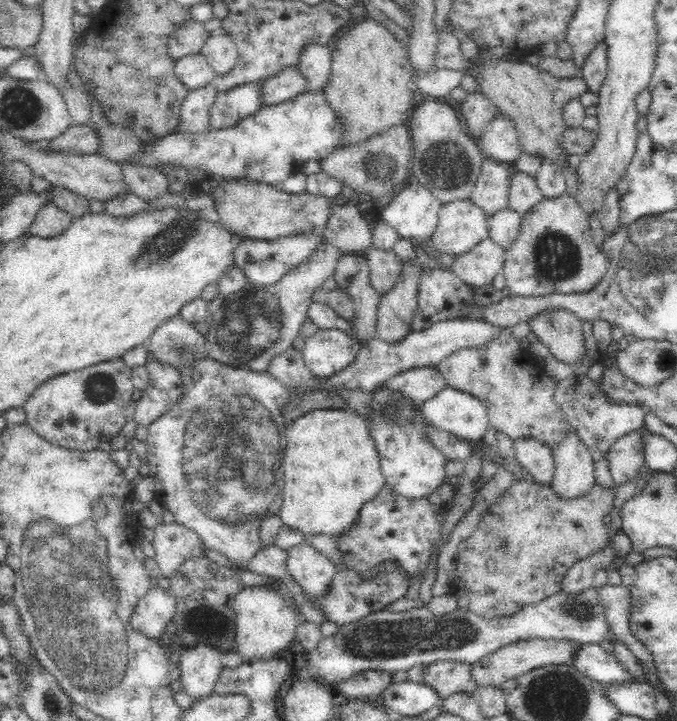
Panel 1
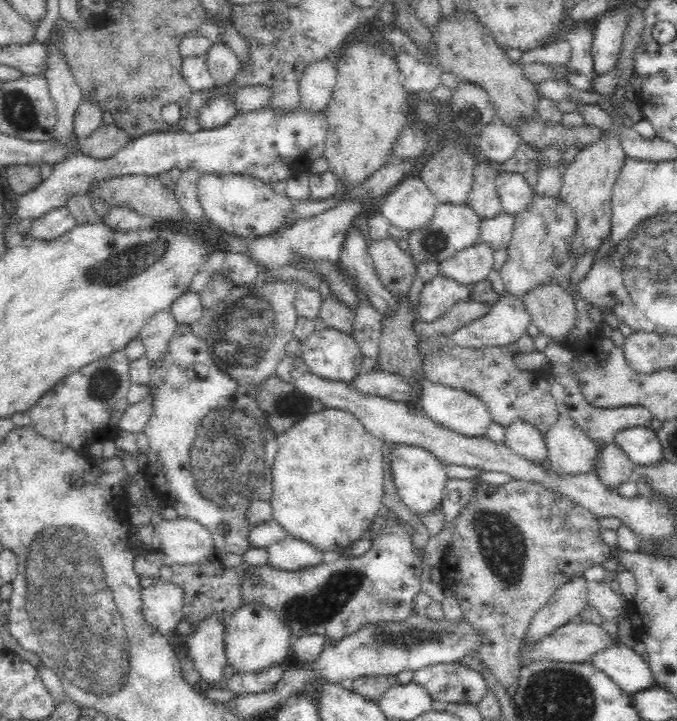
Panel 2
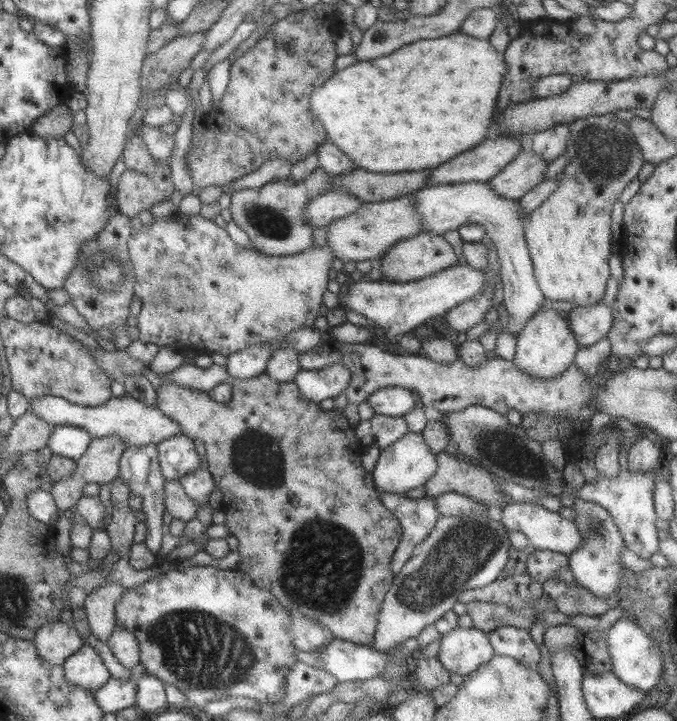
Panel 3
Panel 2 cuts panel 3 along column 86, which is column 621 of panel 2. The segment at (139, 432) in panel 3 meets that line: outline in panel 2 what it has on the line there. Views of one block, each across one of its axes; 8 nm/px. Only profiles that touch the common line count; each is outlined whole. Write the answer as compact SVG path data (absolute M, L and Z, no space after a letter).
M560 369L557 375L549 380L551 395L556 401L558 412L562 415L568 415L599 448L612 443L616 432L622 432L622 430L634 426L646 427L651 421L651 412L642 406L619 406L616 408L596 408L592 406L592 404L582 396L582 391L580 391L579 386L577 386L576 379L572 373Z

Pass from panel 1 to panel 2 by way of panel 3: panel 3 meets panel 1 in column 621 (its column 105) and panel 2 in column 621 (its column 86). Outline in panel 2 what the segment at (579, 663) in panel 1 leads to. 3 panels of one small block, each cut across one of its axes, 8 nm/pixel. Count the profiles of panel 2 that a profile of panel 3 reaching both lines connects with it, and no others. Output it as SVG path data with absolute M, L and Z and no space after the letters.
M610 646L592 657L591 663L607 674L626 694L635 695L656 685L649 663L628 646Z

